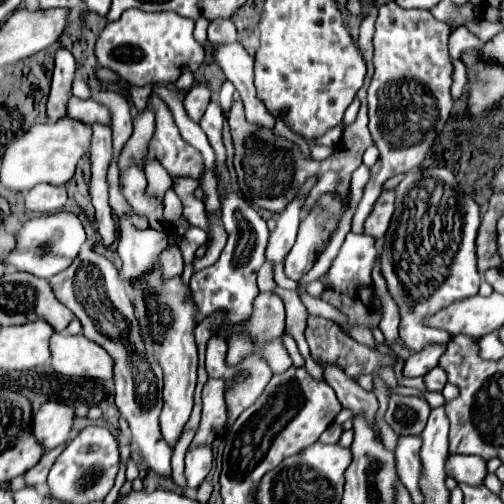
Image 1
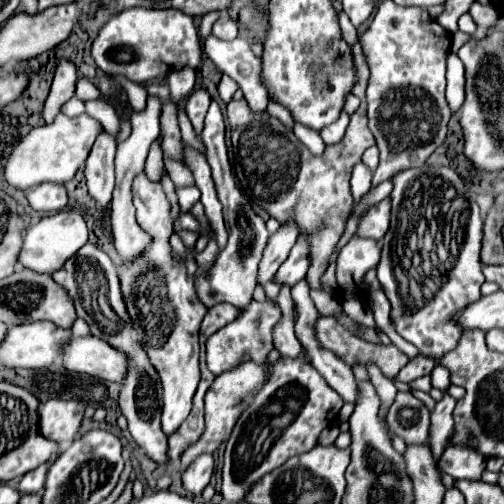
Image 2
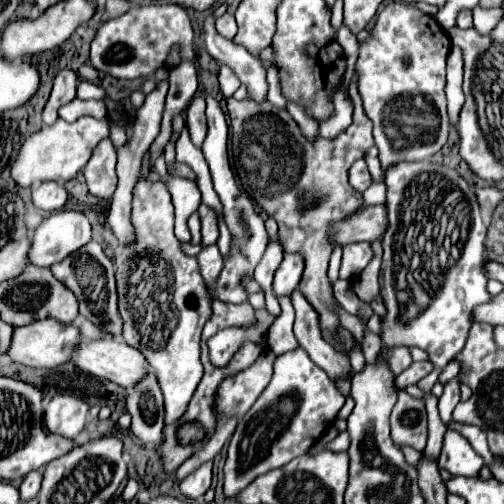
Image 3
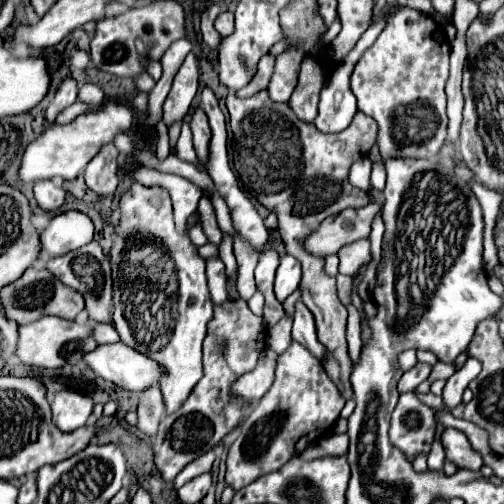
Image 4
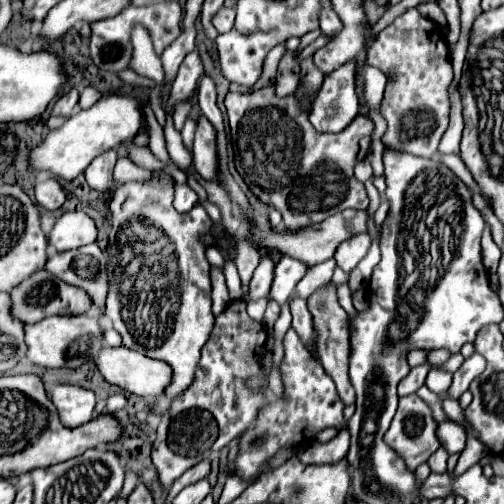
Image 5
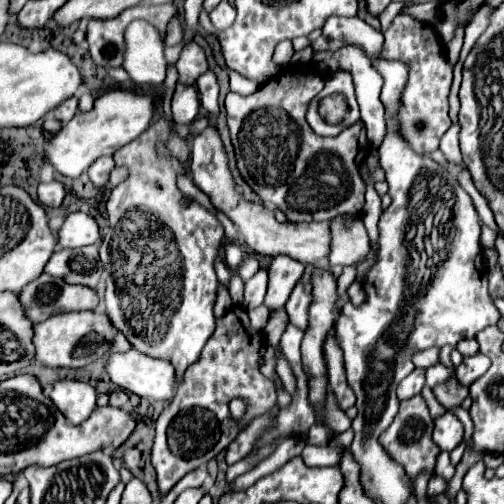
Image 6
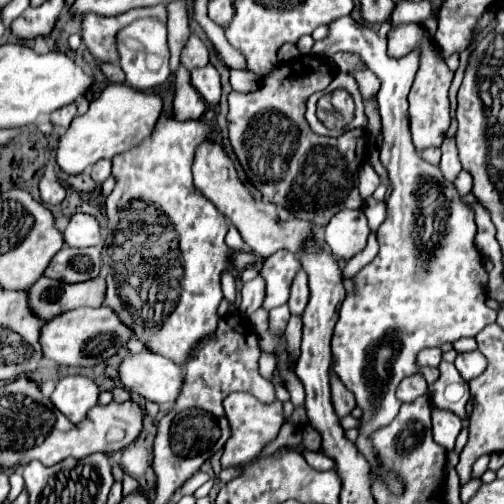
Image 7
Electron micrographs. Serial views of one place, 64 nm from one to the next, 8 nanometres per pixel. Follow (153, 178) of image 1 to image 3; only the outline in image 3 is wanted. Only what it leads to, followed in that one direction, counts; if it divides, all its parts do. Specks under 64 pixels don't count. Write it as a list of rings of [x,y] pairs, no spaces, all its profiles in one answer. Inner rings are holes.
[[[184,60],[178,68],[174,68],[170,72],[170,90],[166,96],[166,108],[164,108],[164,118],[162,118],[162,130],[158,134],[158,138],[154,140],[150,154],[152,154],[152,164],[158,158],[158,154],[164,150],[166,142],[170,140],[172,134],[172,120],[174,116],[182,114],[190,100],[194,98],[196,90],[198,90],[198,72],[196,72],[196,64],[192,60]]]

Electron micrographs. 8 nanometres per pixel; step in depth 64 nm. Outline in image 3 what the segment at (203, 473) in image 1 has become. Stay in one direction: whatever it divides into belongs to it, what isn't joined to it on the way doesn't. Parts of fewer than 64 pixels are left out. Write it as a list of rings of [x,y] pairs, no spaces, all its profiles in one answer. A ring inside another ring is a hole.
[[[206,462],[180,482],[180,492],[188,500],[202,500],[210,484],[212,484],[212,462]]]

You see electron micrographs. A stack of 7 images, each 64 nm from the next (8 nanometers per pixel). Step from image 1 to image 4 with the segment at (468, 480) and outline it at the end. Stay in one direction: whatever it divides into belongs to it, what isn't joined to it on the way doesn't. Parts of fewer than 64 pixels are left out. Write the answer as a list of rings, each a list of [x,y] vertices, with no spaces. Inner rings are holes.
[[[444,428],[440,442],[446,450],[446,460],[452,460],[458,468],[480,470],[484,465],[481,455],[472,450],[464,432],[460,432],[456,428]]]

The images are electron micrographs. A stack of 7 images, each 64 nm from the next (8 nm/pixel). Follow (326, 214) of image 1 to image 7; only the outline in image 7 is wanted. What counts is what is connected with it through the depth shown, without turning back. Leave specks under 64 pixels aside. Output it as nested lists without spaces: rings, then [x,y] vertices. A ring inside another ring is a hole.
[[[280,250],[274,256],[264,260],[262,270],[260,270],[260,276],[266,282],[266,298],[264,298],[262,308],[272,310],[288,302],[292,276],[298,270],[300,270],[300,262],[290,250]]]

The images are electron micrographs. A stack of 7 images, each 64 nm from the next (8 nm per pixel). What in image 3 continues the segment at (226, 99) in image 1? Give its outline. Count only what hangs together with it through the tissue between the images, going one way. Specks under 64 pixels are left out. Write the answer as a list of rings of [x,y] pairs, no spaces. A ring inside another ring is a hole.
[[[220,66],[220,74],[218,74],[218,78],[220,78],[220,88],[222,88],[222,94],[228,98],[228,96],[232,96],[238,88],[240,88],[240,80],[238,80],[238,76],[234,74],[234,70],[230,68],[230,66]]]

